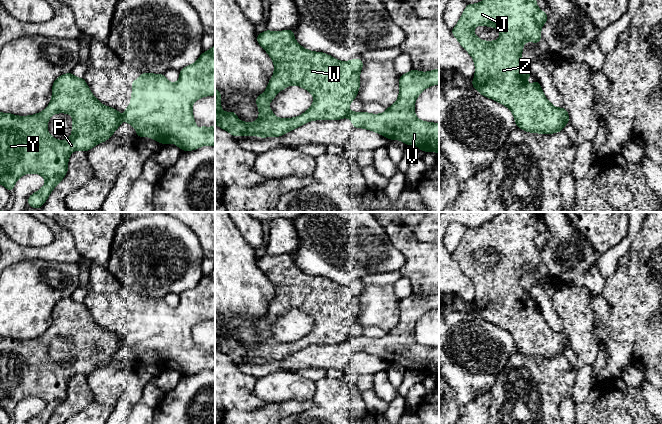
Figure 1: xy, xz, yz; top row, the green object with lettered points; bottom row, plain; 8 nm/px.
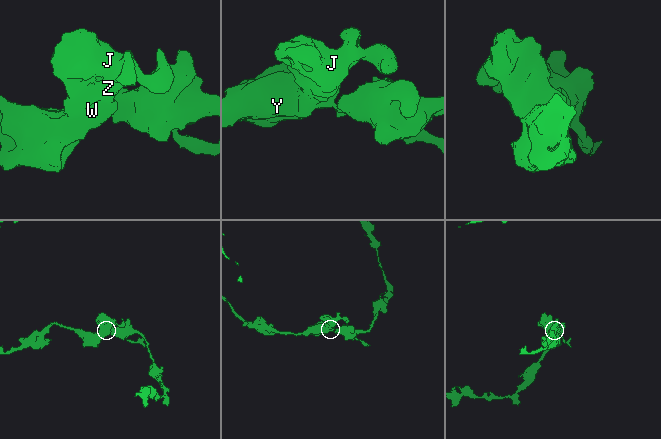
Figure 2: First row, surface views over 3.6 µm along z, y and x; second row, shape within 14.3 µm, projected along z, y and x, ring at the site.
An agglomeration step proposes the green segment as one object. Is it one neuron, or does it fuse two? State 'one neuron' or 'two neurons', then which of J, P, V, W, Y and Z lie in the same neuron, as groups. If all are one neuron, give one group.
two neurons | J P W Y Z / V

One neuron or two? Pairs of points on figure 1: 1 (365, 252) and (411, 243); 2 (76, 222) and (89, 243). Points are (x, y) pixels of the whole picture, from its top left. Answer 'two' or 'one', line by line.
1: two
2: one

